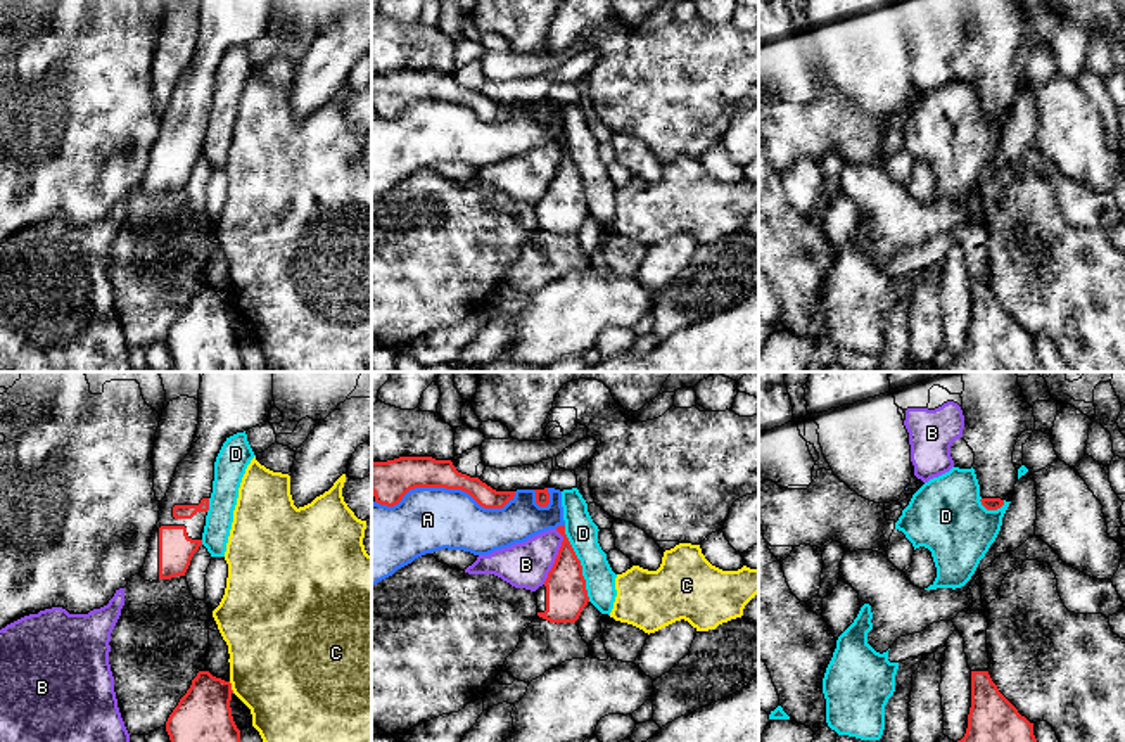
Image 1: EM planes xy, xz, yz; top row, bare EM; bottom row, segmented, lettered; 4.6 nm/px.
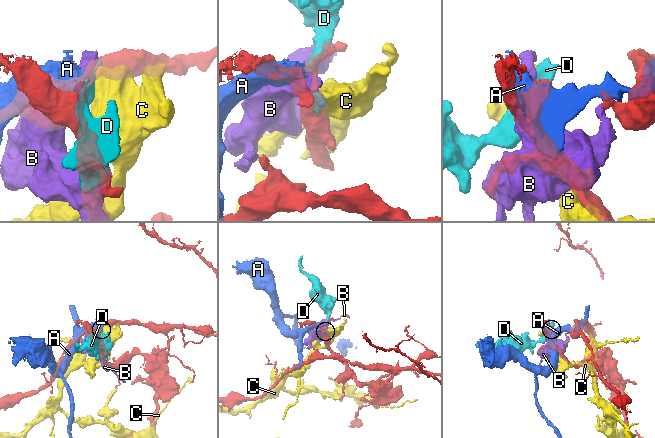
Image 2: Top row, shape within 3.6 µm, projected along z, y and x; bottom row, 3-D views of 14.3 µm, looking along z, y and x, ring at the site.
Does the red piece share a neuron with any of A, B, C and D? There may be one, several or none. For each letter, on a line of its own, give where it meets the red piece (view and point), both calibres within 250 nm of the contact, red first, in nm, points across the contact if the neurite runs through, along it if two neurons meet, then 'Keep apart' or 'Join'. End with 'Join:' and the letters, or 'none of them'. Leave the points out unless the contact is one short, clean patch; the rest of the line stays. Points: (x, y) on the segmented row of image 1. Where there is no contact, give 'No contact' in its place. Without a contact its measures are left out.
A: Touches red at xz (446, 488). Thickness 180 nm (red) against 300 nm. Keep apart
B: Touches red at xz (557, 557). Thickness 190 nm (red) against 220 nm. Keep apart
C: Touches red at xy (230, 687). Thickness 260 nm (red) against 480 nm. Keep apart
D: Touches red at xz (579, 564). Thickness 190 nm (red) against 140 nm. Keep apart
Join: none of them

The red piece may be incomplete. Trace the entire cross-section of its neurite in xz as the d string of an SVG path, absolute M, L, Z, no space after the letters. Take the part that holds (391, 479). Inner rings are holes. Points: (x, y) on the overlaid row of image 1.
M399 457L372 462L372 493L377 503L394 507L415 488L461 489L484 509L503 509L515 496L515 491L496 491L479 477L458 472L451 460Z

